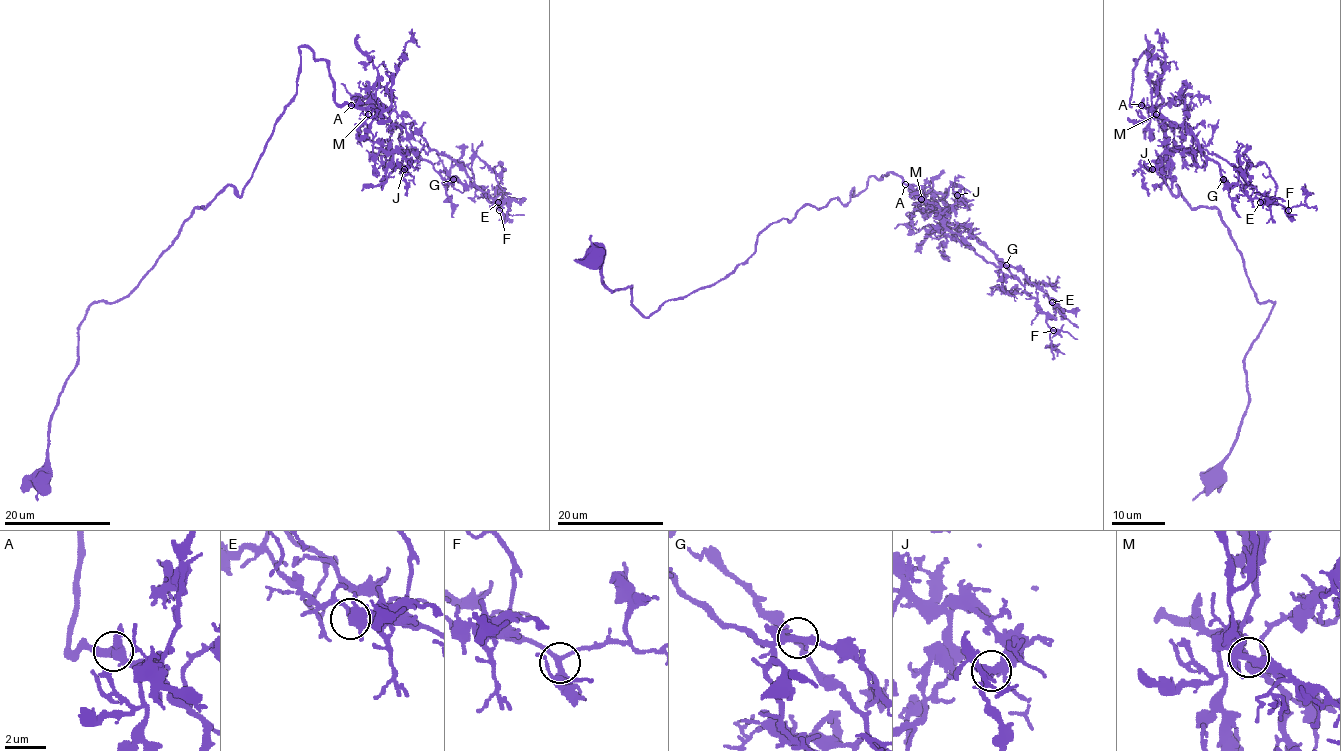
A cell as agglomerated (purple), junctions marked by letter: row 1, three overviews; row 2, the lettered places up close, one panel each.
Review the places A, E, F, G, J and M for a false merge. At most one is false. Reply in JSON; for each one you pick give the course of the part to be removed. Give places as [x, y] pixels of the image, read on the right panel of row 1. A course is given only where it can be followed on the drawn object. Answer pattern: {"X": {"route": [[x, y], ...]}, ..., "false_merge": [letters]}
{"false_merge": []}

